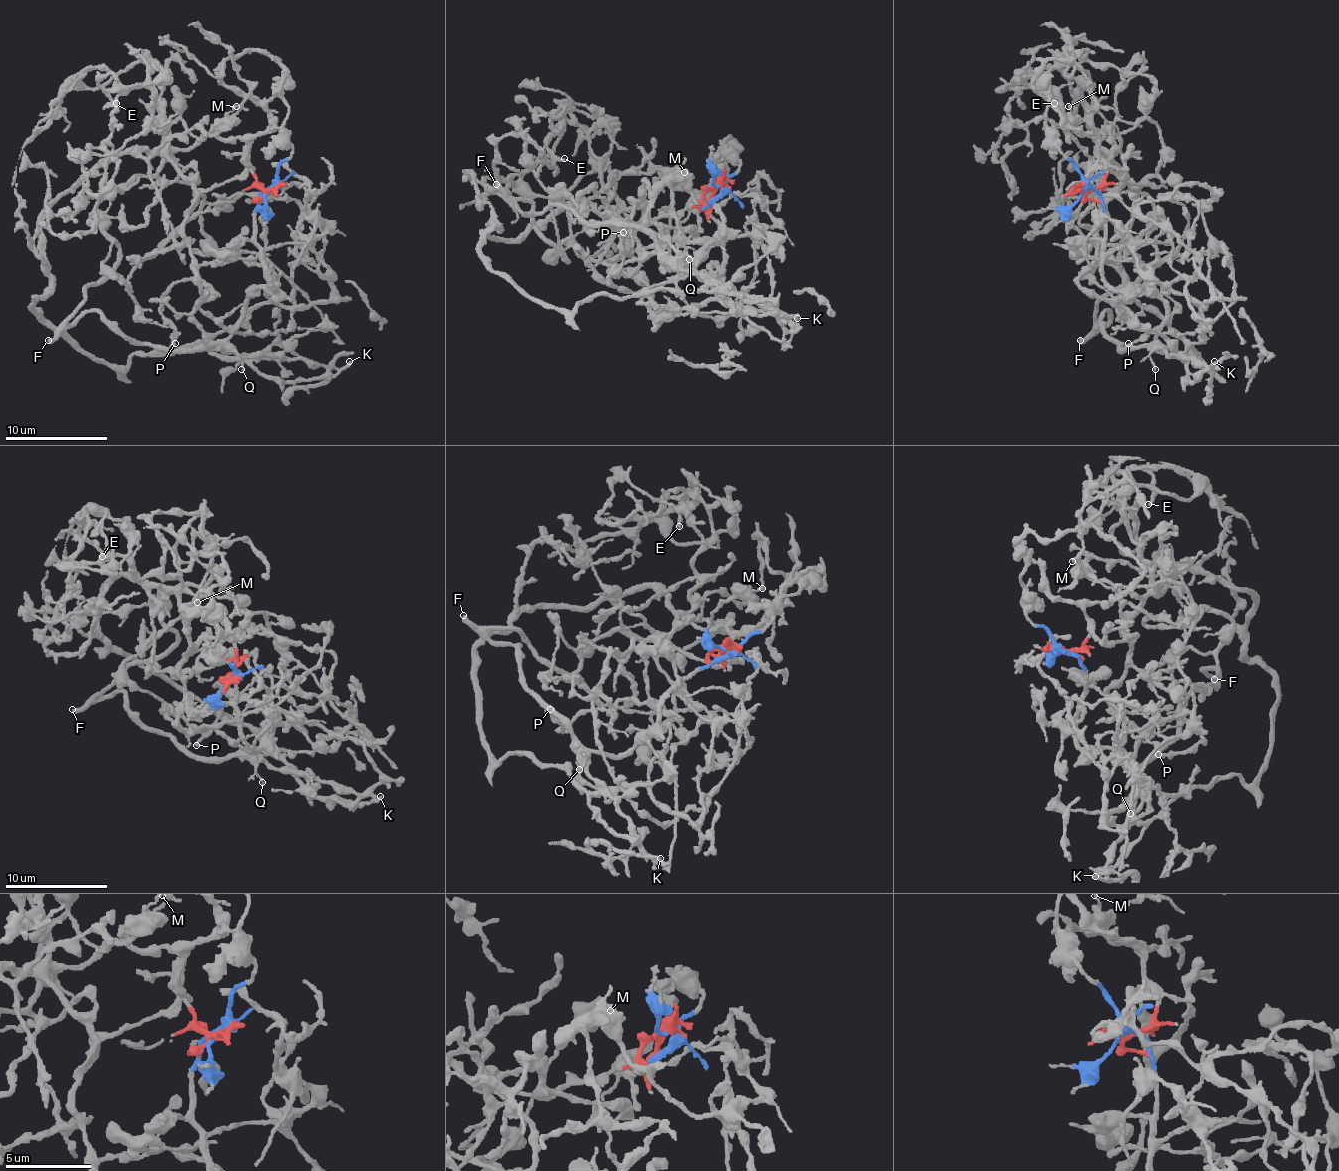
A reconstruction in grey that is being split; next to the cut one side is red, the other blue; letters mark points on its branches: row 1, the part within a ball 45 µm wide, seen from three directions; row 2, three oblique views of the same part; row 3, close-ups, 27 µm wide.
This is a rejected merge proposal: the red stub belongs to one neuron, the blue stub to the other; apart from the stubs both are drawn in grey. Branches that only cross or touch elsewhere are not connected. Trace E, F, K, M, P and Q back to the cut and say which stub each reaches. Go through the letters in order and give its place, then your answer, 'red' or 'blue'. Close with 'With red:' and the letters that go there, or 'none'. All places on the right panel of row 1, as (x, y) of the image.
E: place (1054, 103); red
F: place (1080, 340); blue
K: place (1214, 361); red
M: place (1068, 106); blue
P: place (1128, 343); red
Q: place (1155, 369); blue
With red: E, K, P

